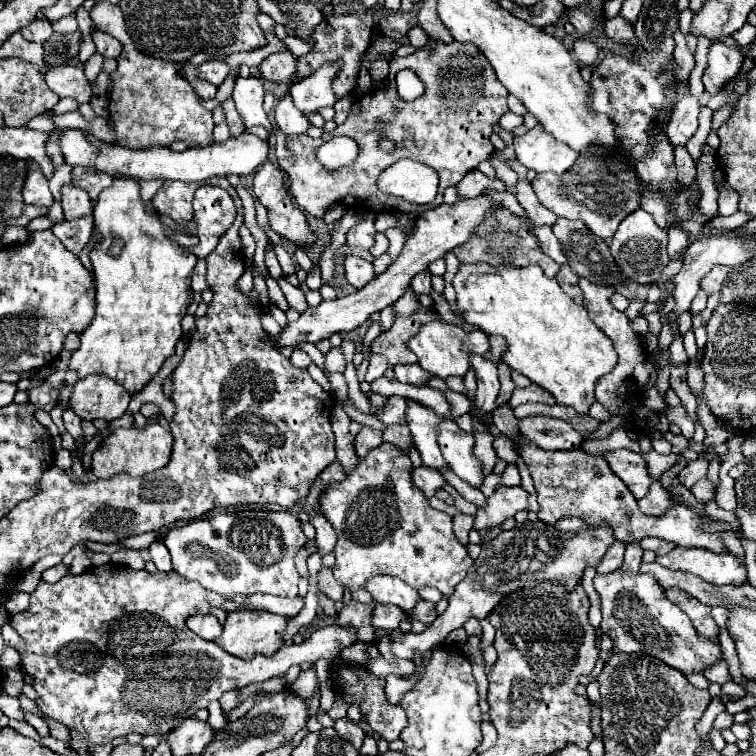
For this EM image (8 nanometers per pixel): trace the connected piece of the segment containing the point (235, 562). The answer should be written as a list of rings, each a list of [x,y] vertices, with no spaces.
[[[245,509],[233,513],[219,511],[183,527],[173,527],[163,537],[163,543],[173,559],[173,569],[181,577],[193,579],[225,599],[231,599],[235,593],[295,597],[299,583],[295,555],[305,541],[307,537],[303,535],[299,519],[293,513],[267,509]]]

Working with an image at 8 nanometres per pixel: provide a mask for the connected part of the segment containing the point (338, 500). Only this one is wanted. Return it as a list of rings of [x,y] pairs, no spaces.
[[[381,443],[379,447],[371,449],[371,451],[367,453],[367,457],[359,459],[357,467],[355,467],[341,483],[329,483],[329,485],[323,489],[323,493],[319,495],[319,501],[317,501],[317,513],[321,513],[321,515],[333,525],[333,529],[337,531],[337,545],[335,545],[335,549],[333,549],[333,553],[335,553],[333,575],[335,575],[335,579],[339,581],[339,585],[343,585],[343,587],[347,587],[347,589],[349,589],[349,587],[365,587],[367,581],[373,579],[375,575],[391,575],[391,577],[403,579],[403,581],[409,583],[413,589],[435,587],[435,589],[439,589],[445,597],[449,597],[449,595],[453,595],[453,589],[465,579],[469,567],[473,565],[473,559],[471,559],[467,547],[461,545],[461,543],[455,539],[453,529],[451,529],[451,515],[447,515],[447,513],[443,513],[443,511],[437,511],[437,509],[431,509],[429,503],[427,503],[427,497],[413,485],[409,473],[411,473],[411,461],[409,461],[409,457],[407,457],[401,449],[397,449],[397,445]]]

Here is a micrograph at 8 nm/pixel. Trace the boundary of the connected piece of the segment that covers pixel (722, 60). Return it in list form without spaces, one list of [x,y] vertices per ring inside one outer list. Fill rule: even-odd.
[[[723,43],[711,45],[709,63],[707,63],[707,69],[703,73],[705,91],[715,95],[727,79],[737,77],[739,69],[741,69],[741,61],[743,61],[743,55],[739,49],[727,47]]]

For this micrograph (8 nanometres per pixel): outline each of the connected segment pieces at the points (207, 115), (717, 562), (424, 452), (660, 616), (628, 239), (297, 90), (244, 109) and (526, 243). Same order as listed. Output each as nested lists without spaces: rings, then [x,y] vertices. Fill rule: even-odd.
[[[99,1],[99,3],[95,3],[95,7],[91,9],[89,15],[99,29],[105,29],[109,35],[113,35],[115,39],[119,39],[123,43],[123,53],[117,57],[117,69],[111,73],[113,87],[111,87],[111,95],[109,95],[109,117],[115,125],[119,145],[123,145],[123,147],[153,147],[153,145],[167,147],[177,139],[187,141],[189,145],[197,145],[197,147],[211,145],[213,143],[213,127],[215,127],[211,111],[203,105],[203,99],[195,93],[195,89],[179,73],[175,63],[145,55],[133,47],[133,41],[129,39],[129,33],[125,29],[125,15],[121,13],[119,5]]]
[[[675,547],[667,555],[659,555],[657,563],[701,577],[711,585],[739,585],[747,581],[745,567],[739,565],[731,553],[709,553],[707,549],[681,549]]]
[[[413,399],[407,401],[407,423],[423,465],[429,469],[437,469],[439,473],[445,473],[447,461],[443,459],[437,445],[437,427],[441,421],[443,417],[439,417],[431,407],[425,407]]]
[[[613,571],[609,575],[597,575],[595,589],[601,595],[601,629],[611,637],[617,651],[647,653],[681,669],[683,673],[703,671],[707,665],[723,657],[719,641],[699,637],[689,617],[663,597],[663,589],[651,575],[625,575]]]
[[[637,209],[635,213],[631,213],[629,217],[625,217],[621,221],[619,229],[615,231],[615,235],[611,239],[609,249],[611,249],[615,263],[621,269],[621,275],[639,285],[655,283],[661,277],[661,271],[665,269],[665,265],[669,263],[667,233],[661,227],[657,227],[653,217],[649,213],[645,213],[643,209]]]
[[[323,65],[319,71],[311,73],[303,81],[297,81],[291,85],[289,95],[293,97],[295,107],[311,115],[321,107],[333,107],[337,97],[331,89],[331,81],[337,75],[337,65]]]
[[[237,77],[235,79],[235,89],[233,89],[233,101],[237,105],[237,111],[243,117],[245,127],[253,125],[263,125],[272,133],[273,126],[269,123],[269,115],[263,109],[263,81],[259,77]]]
[[[499,209],[497,213],[493,213],[493,217],[487,217],[485,225],[481,225],[481,229],[477,229],[477,233],[473,233],[473,241],[459,245],[457,249],[453,249],[453,253],[459,257],[461,263],[485,261],[493,267],[539,265],[547,277],[555,277],[559,271],[559,265],[551,257],[541,253],[539,241],[533,239],[533,233],[529,233],[529,229],[525,229],[525,225],[521,225],[521,219],[513,217],[513,213],[509,213],[509,209]]]

